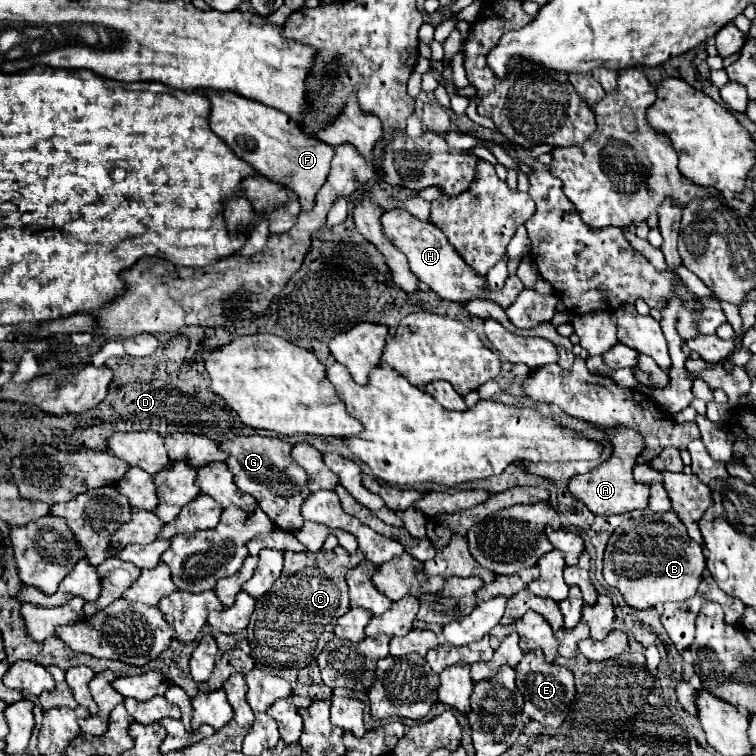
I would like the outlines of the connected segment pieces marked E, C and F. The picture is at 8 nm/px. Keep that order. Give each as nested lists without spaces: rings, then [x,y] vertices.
[[[534,650],[524,654],[520,664],[514,668],[516,670],[516,686],[524,694],[524,714],[530,720],[540,722],[546,728],[560,728],[562,720],[566,720],[570,712],[570,704],[576,696],[576,686],[574,686],[574,674],[558,664],[546,664],[542,652]]]
[[[336,546],[334,550],[326,552],[302,552],[302,554],[294,554],[294,552],[284,552],[284,568],[280,578],[274,582],[274,586],[270,588],[270,592],[266,592],[260,600],[256,600],[256,608],[250,616],[250,624],[248,624],[248,644],[252,648],[252,658],[268,668],[304,668],[308,666],[312,660],[318,658],[318,652],[322,652],[322,648],[326,646],[336,620],[348,612],[350,608],[350,600],[348,600],[348,592],[346,592],[346,574],[348,570],[352,570],[358,562],[362,562],[364,556],[362,552],[346,552],[342,546]]]
[[[204,90],[204,96],[210,102],[210,128],[214,134],[222,136],[222,140],[236,152],[236,156],[240,156],[244,162],[248,162],[254,170],[258,170],[260,174],[268,176],[272,182],[286,186],[288,190],[292,190],[298,196],[298,202],[302,206],[302,210],[310,210],[314,204],[314,196],[318,192],[318,188],[326,182],[326,176],[330,172],[330,162],[332,162],[332,146],[324,144],[320,140],[310,140],[306,136],[302,136],[302,132],[298,132],[298,124],[294,120],[290,120],[290,116],[286,116],[284,112],[270,108],[258,100],[240,96],[236,92],[216,92],[216,90]]]

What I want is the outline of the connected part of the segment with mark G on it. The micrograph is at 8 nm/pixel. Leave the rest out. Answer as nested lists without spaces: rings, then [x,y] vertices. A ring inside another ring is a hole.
[[[238,436],[232,442],[226,442],[222,450],[228,454],[226,466],[234,474],[234,482],[242,492],[256,498],[264,514],[282,530],[298,532],[304,524],[300,506],[310,494],[306,488],[306,472],[302,466],[290,460],[292,444],[280,438],[264,438],[264,436]]]

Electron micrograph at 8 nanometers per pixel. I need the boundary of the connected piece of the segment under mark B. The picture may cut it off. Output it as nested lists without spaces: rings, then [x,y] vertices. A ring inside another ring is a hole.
[[[674,512],[648,514],[646,526],[618,526],[604,552],[606,584],[618,588],[626,604],[636,610],[646,610],[660,602],[682,602],[692,598],[702,580],[704,566],[706,558],[702,554],[702,546],[690,540],[686,526],[678,516],[674,516]]]

